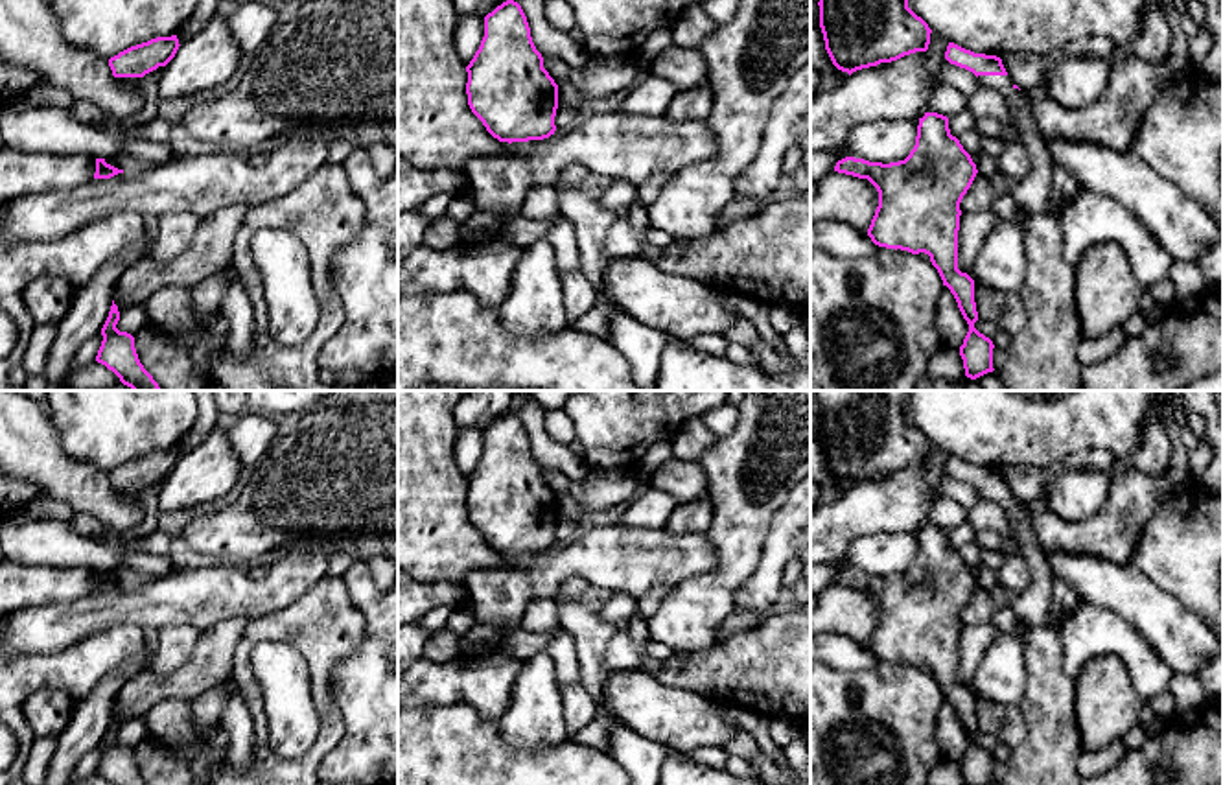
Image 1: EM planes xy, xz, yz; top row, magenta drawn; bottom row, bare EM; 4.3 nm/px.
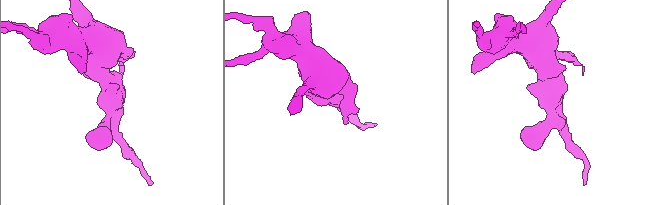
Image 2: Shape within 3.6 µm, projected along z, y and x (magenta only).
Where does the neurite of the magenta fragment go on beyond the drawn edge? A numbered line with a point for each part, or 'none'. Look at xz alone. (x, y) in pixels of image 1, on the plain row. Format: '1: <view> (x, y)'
none

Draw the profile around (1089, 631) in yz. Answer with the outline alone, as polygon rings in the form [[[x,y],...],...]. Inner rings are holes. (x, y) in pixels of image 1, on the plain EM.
[[[1079,601],[1059,623],[1063,669],[1077,678],[1098,656],[1112,654],[1127,667],[1136,695],[1149,702],[1170,687],[1173,671],[1122,615]]]

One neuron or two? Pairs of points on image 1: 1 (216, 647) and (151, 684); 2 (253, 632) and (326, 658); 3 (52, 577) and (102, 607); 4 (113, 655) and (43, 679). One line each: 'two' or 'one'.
1: one
2: one
3: two
4: one

